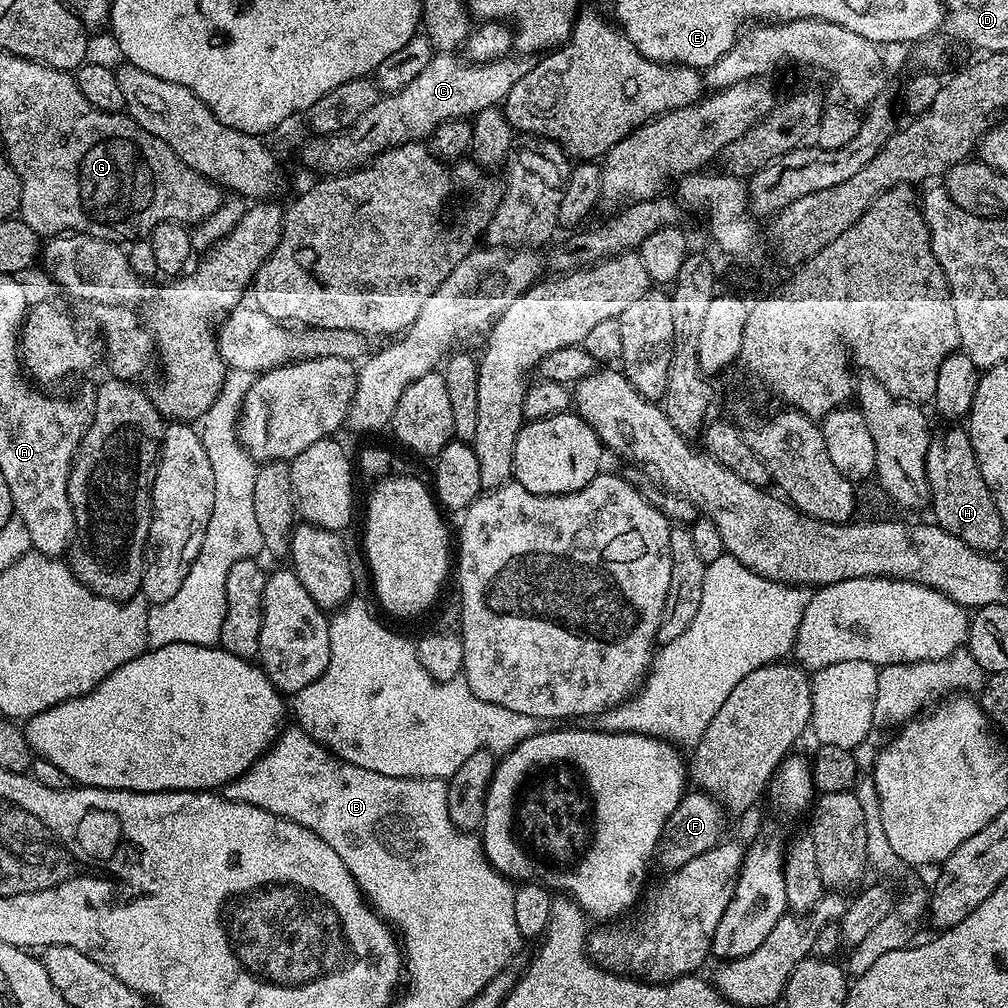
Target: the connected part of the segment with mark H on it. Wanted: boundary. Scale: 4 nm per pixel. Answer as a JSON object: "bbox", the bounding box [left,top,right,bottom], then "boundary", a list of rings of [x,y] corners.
{"bbox":[926,426,1006,554],"boundary":[[[948,426],[945,432],[936,432],[926,450],[926,478],[931,519],[942,530],[954,534],[966,546],[985,554],[995,553],[1004,540],[1006,525],[998,514],[991,490],[982,478],[972,439],[960,426]]]}

